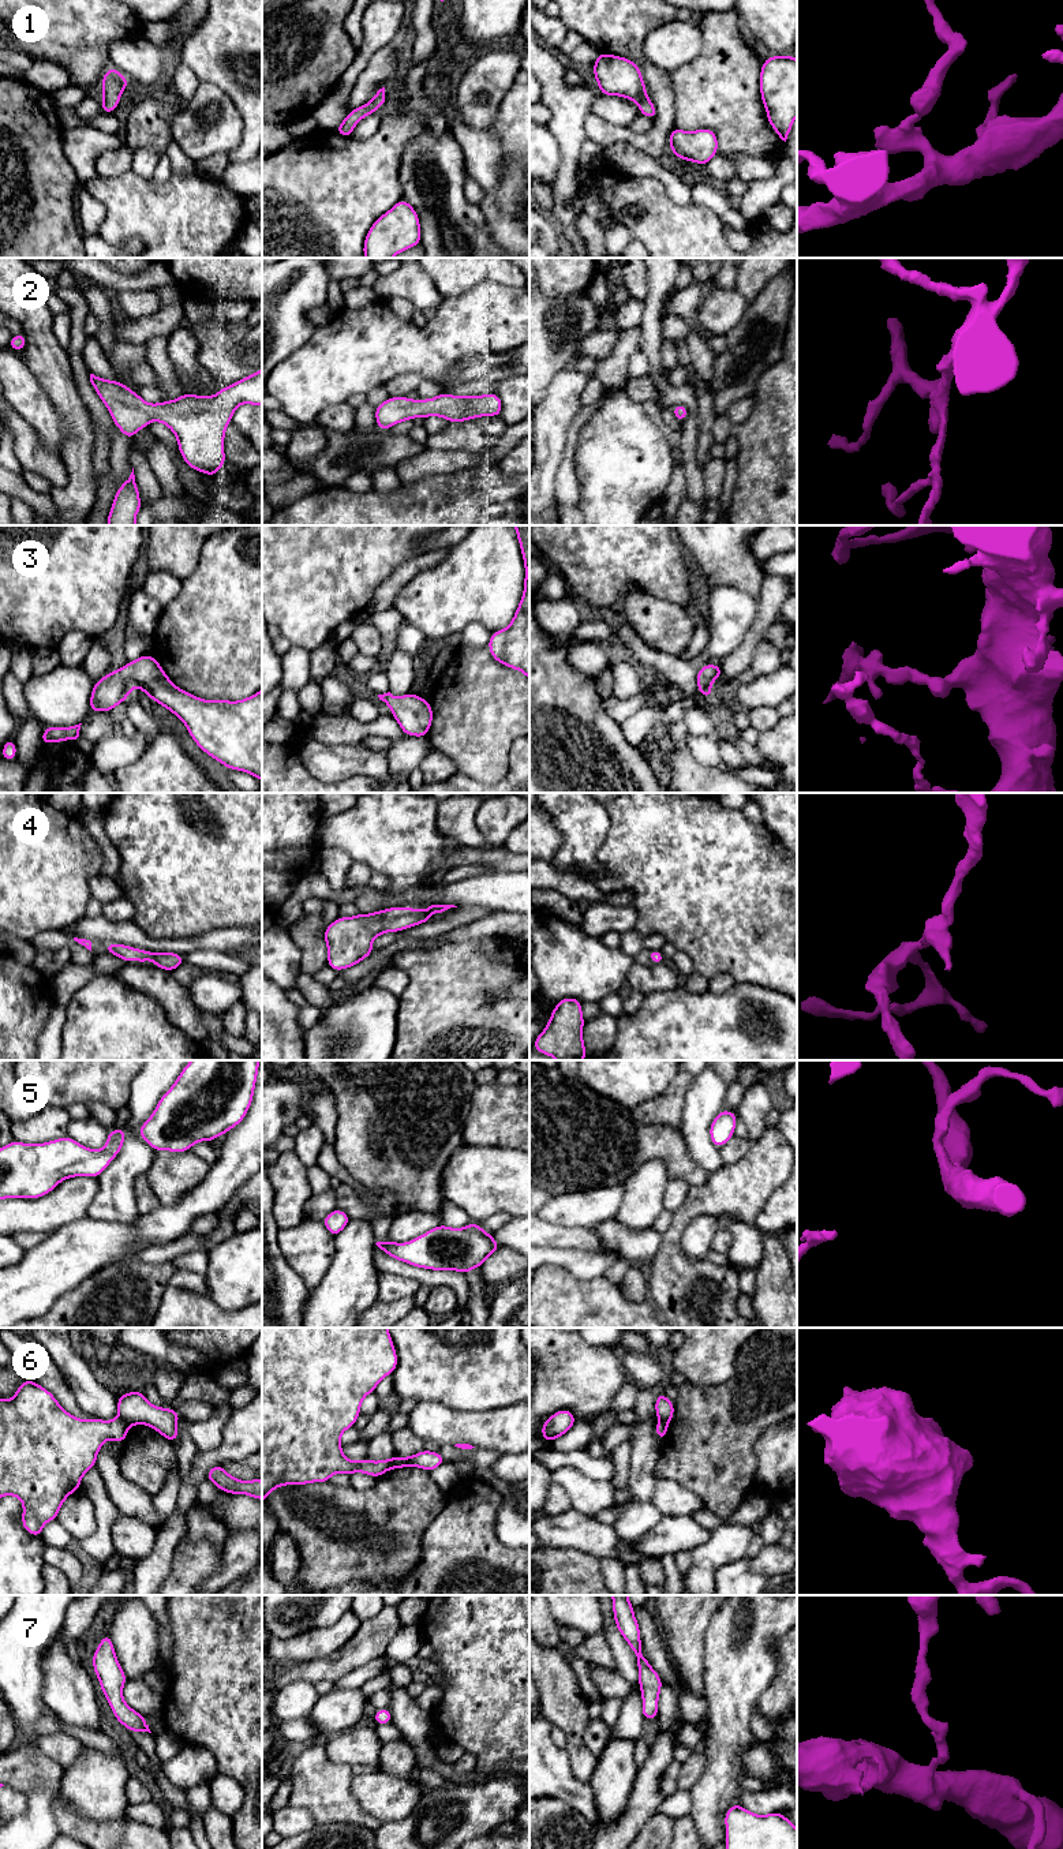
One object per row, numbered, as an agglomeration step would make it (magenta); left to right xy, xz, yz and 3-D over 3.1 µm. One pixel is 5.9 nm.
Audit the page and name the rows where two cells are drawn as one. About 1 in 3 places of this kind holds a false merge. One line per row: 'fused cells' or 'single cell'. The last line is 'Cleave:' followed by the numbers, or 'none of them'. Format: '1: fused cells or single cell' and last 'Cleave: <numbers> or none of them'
1: single cell
2: single cell
3: single cell
4: single cell
5: single cell
6: fused cells
7: single cell
Cleave: 6

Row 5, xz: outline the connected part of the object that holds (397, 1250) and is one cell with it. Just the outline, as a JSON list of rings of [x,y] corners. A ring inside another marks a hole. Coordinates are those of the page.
[[[479,1223],[464,1228],[441,1224],[411,1242],[393,1243],[388,1239],[375,1244],[388,1255],[416,1268],[465,1275],[482,1266],[489,1255],[501,1249],[493,1234],[484,1232]]]

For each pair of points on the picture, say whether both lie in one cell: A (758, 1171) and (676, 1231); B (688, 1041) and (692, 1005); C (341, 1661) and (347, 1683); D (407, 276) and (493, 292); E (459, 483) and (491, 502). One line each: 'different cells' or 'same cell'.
A: same cell
B: same cell
C: different cells
D: different cells
E: same cell

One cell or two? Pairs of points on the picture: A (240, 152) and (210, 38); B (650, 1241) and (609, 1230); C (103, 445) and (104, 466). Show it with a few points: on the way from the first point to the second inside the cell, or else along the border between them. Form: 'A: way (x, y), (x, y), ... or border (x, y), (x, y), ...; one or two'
A: way (247, 123), (247, 100), (221, 67); one
B: way (640, 1241), (618, 1238); one
C: way (103, 450), (103, 460); one

